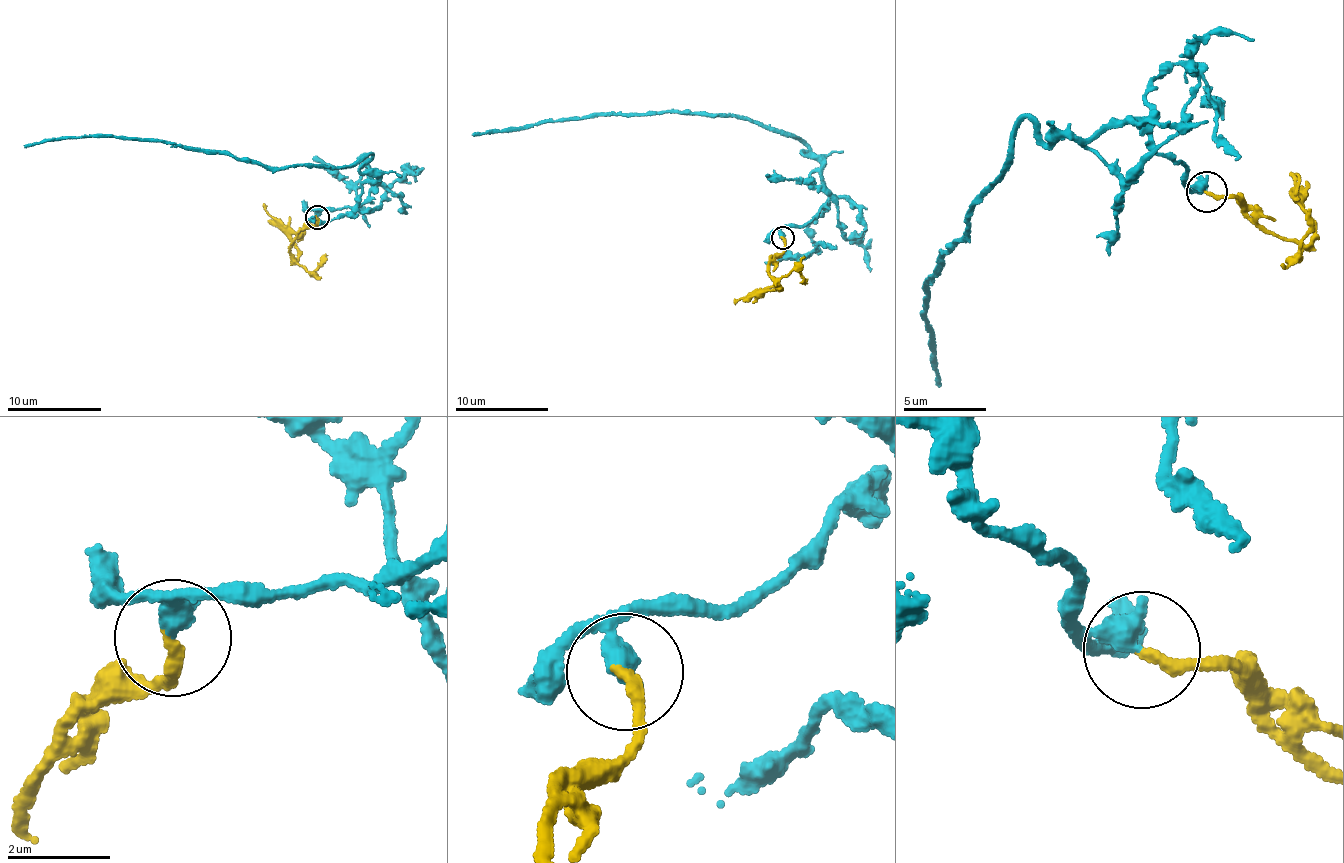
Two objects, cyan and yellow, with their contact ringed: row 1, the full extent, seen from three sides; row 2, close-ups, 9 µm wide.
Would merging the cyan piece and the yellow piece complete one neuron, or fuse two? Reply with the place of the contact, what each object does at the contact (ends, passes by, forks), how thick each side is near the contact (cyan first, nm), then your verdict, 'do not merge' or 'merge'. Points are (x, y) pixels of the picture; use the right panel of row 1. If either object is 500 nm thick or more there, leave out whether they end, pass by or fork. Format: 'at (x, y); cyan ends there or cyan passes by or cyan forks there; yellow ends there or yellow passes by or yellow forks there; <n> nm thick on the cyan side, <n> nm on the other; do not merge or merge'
at (1207, 192); cyan ends there; yellow ends there; 440 nm thick on the cyan side, 240 nm on the other; merge

